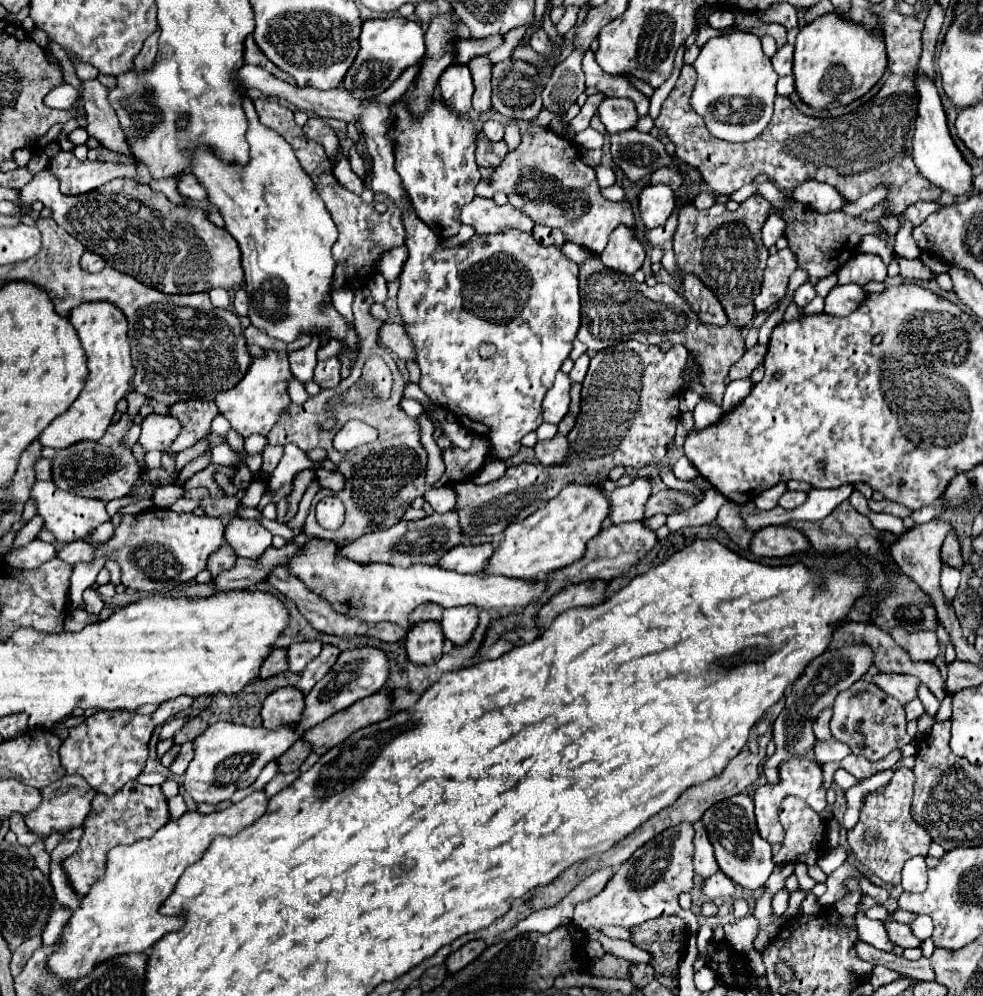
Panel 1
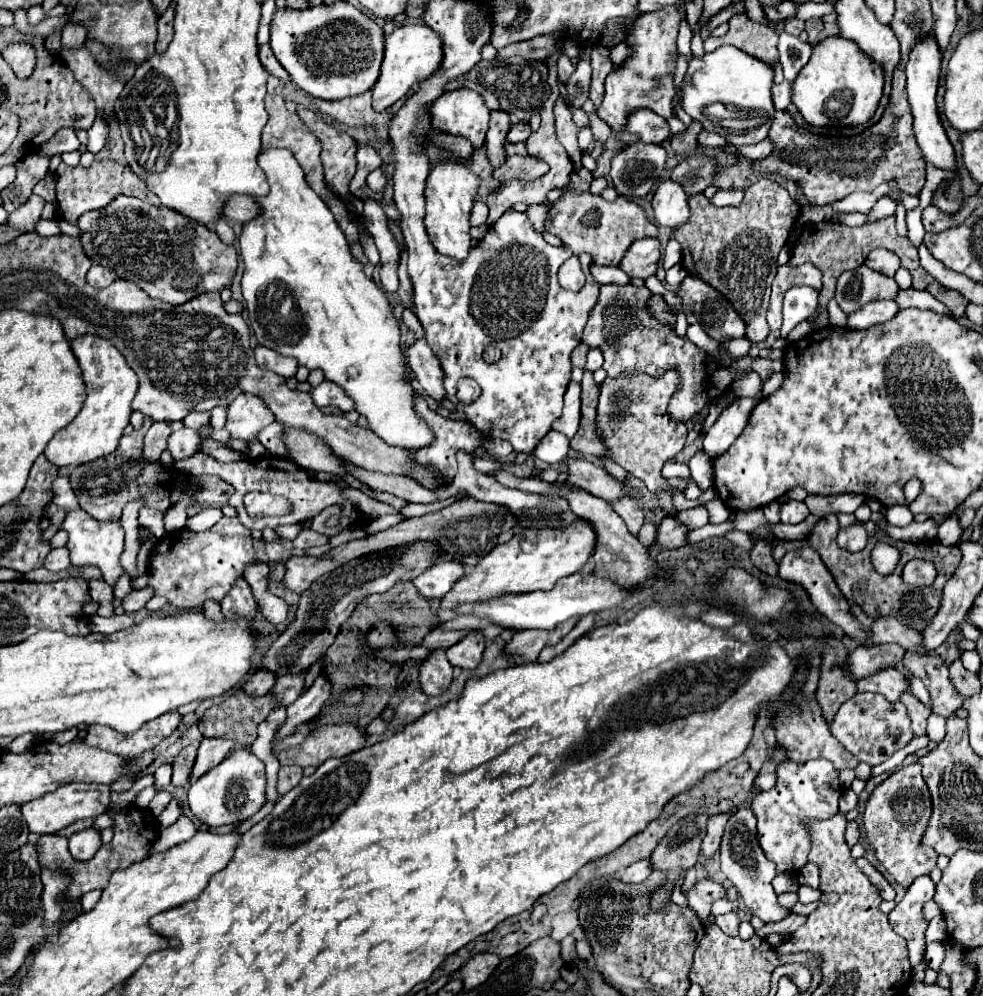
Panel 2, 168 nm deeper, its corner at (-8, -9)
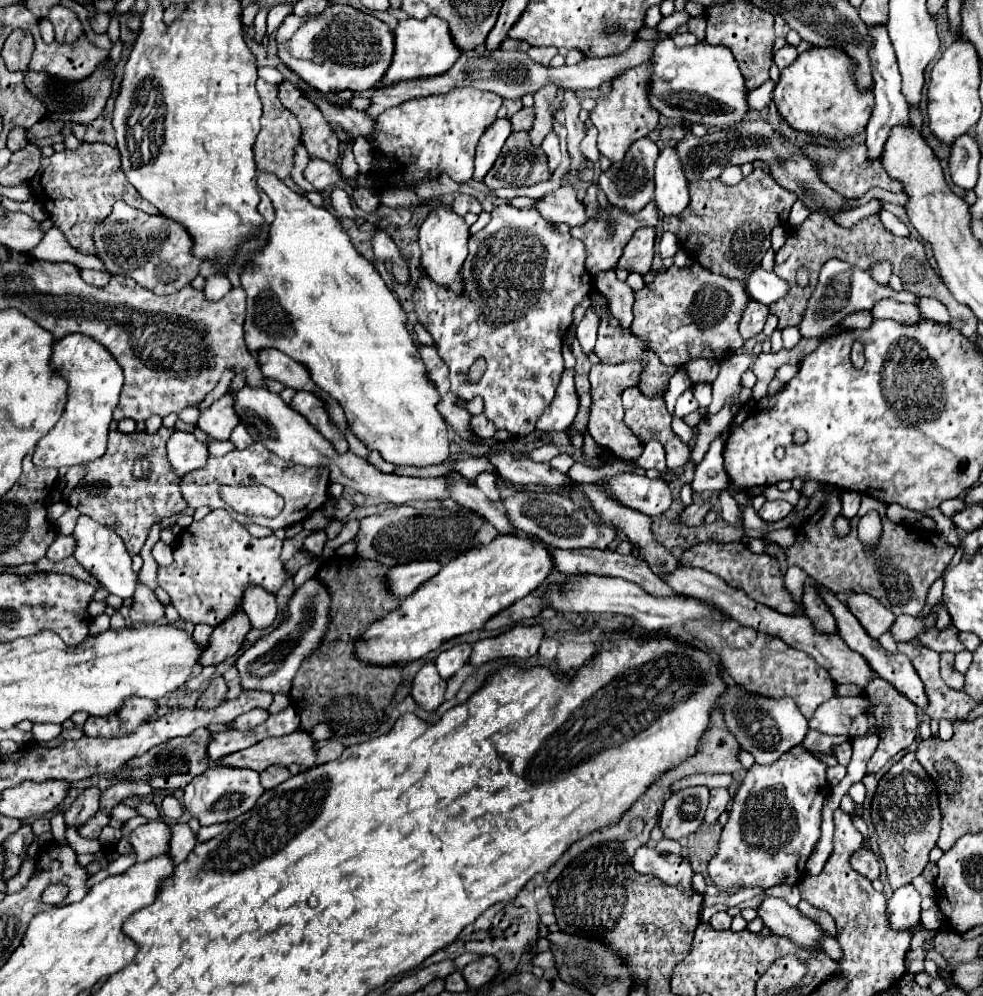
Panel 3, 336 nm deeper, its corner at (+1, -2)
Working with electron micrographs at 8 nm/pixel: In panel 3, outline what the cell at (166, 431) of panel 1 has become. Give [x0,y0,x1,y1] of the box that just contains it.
[167,429,209,475]

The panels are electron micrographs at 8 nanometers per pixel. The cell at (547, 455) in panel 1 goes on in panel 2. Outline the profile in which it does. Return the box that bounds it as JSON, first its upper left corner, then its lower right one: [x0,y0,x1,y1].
[568,458,624,502]

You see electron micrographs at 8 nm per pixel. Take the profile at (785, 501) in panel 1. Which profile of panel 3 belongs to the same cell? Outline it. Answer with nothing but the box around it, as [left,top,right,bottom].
[759,501,793,521]

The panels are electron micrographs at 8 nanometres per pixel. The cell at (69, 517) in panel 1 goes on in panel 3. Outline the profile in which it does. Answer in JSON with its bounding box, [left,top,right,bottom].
[73,515,139,599]

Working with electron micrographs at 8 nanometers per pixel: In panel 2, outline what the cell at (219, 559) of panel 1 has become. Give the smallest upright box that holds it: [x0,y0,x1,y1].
[222,578,256,622]

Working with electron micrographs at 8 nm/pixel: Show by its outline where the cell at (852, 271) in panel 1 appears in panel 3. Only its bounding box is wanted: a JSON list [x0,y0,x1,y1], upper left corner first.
[803,259,915,337]

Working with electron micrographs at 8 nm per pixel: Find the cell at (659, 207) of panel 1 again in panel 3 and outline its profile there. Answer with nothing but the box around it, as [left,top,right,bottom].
[655,147,689,215]

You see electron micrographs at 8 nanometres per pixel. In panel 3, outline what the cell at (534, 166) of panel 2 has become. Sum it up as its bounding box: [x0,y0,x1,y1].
[485,131,549,189]

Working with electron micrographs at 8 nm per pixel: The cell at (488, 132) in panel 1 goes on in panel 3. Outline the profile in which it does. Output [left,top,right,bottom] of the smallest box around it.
[509,109,533,131]

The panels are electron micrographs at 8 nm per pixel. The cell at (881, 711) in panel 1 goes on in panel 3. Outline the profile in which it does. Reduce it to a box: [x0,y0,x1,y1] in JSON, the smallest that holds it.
[809,695,887,739]

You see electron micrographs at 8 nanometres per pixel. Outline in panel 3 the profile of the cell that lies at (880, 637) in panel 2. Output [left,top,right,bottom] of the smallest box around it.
[847,595,895,639]

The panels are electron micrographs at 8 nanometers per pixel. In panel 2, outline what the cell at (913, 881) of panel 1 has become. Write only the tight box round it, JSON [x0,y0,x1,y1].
[888,876,934,966]

